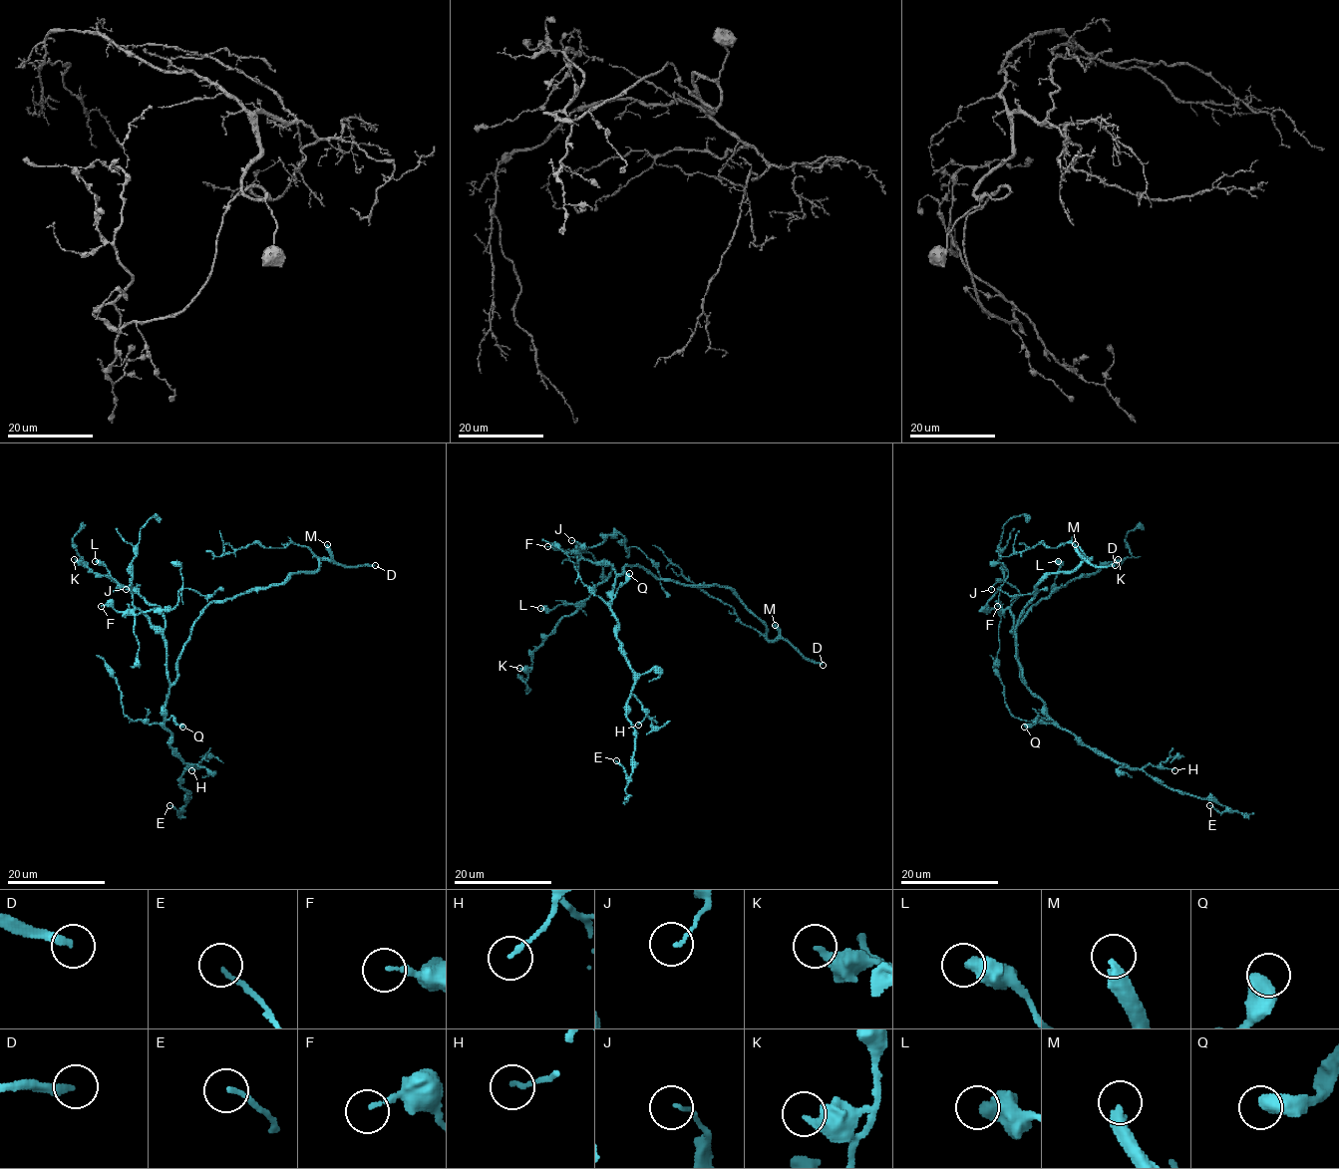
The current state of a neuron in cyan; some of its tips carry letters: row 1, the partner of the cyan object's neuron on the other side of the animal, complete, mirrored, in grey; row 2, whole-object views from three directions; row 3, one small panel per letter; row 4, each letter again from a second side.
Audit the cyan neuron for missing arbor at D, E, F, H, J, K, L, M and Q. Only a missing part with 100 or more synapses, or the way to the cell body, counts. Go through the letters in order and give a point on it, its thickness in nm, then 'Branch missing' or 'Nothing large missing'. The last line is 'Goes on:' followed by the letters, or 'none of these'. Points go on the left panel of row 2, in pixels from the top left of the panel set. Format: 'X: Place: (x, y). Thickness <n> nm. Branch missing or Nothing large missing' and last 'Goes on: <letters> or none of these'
D: Place: (375, 565). Thickness 280 nm. Branch missing
E: Place: (169, 805). Thickness 150 nm. Nothing large missing
F: Place: (101, 606). Thickness 160 nm. Nothing large missing
H: Place: (191, 770). Thickness 140 nm. Nothing large missing
J: Place: (126, 589). Thickness 100 nm. Nothing large missing
K: Place: (74, 559). Thickness 360 nm. Nothing large missing
L: Place: (95, 561). Thickness 550 nm. Nothing large missing
M: Place: (327, 544). Thickness 400 nm. Branch missing
Q: Place: (182, 727). Thickness 600 nm. Nothing large missing
Goes on: D, M

